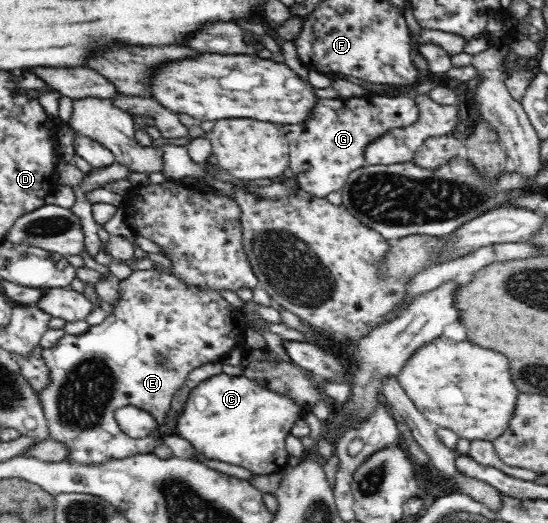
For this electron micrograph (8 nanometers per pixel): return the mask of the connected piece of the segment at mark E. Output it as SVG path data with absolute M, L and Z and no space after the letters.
M154 269L132 271L132 274L130 274L128 278L119 283L119 300L112 306L112 313L106 315L101 324L90 326L87 332L78 334L78 336L65 335L63 338L60 338L58 343L52 346L52 348L45 348L41 351L46 367L48 367L48 371L51 373L48 386L42 388L37 394L41 408L43 409L43 414L47 420L49 438L62 443L62 445L66 445L66 449L68 449L66 453L68 453L68 456L64 458L64 461L68 461L68 463L101 465L108 461L122 460L134 456L135 454L155 452L154 439L156 435L150 435L143 439L124 440L121 428L115 420L115 411L132 405L150 413L157 422L165 422L167 413L171 408L172 396L174 396L174 392L176 392L180 386L185 384L184 382L186 382L188 373L192 372L194 368L198 368L198 366L208 364L208 362L220 361L220 358L225 354L235 348L243 347L243 335L246 330L249 329L249 326L246 324L246 319L244 319L244 314L241 313L240 310L236 310L234 306L230 306L220 293L211 292L211 290L196 289L194 286L187 286L172 274L161 273Z

